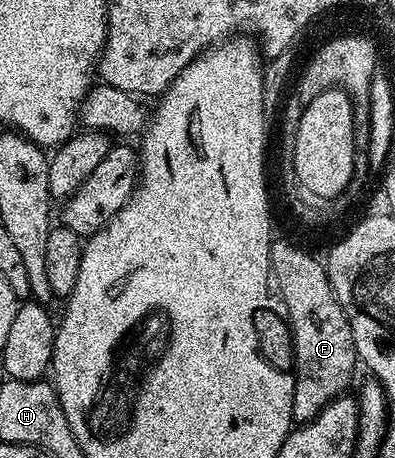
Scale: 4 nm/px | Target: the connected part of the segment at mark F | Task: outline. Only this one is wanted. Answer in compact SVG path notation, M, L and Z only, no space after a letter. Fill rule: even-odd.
M290 241L270 242L270 276L276 286L276 292L281 297L286 308L286 317L290 322L290 331L294 334L294 398L292 399L292 415L295 422L305 423L311 421L329 401L343 396L354 377L354 365L359 364L358 352L352 339L352 327L336 299L326 278L326 267L321 260L318 261L306 249L293 245Z

